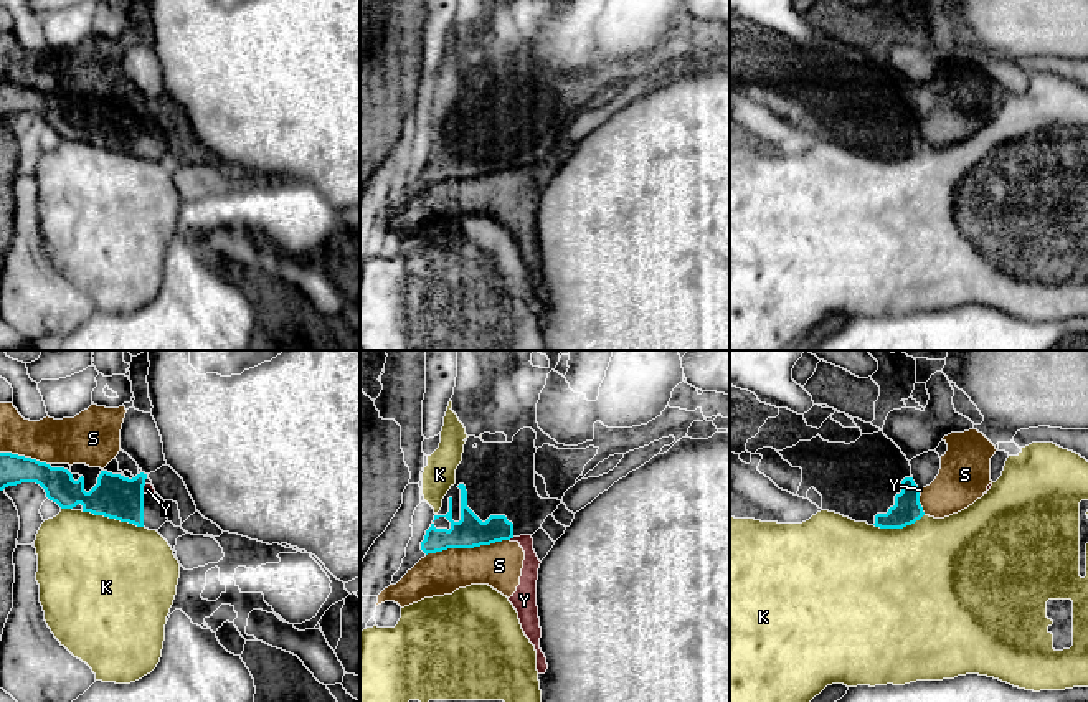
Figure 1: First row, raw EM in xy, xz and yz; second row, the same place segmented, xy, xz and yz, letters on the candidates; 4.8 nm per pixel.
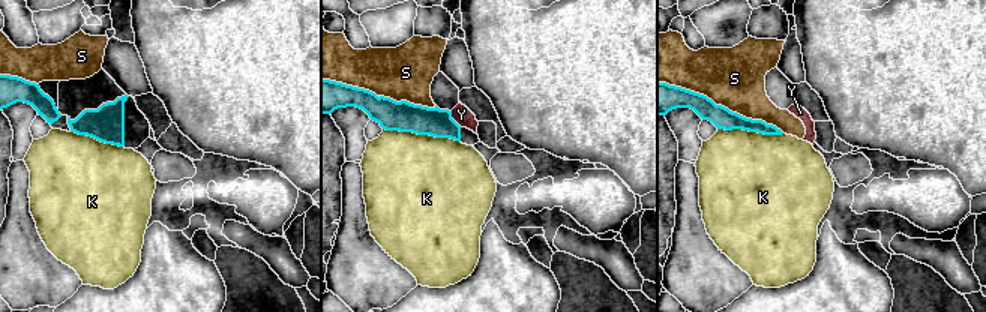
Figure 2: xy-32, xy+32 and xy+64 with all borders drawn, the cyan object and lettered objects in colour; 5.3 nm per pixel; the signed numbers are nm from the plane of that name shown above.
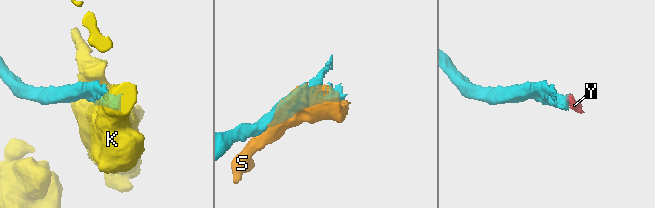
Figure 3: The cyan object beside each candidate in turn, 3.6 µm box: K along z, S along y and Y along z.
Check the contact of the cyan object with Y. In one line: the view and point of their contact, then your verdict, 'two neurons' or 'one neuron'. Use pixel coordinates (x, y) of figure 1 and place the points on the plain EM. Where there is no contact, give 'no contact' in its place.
xz (510, 167) | two neurons

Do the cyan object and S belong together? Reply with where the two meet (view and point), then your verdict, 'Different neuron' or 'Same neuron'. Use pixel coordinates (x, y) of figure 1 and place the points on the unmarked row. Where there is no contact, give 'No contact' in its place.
Touches cyan at xz (468, 177). Different neuron

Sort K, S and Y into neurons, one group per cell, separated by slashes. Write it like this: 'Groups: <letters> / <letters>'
Groups: K / S Y

